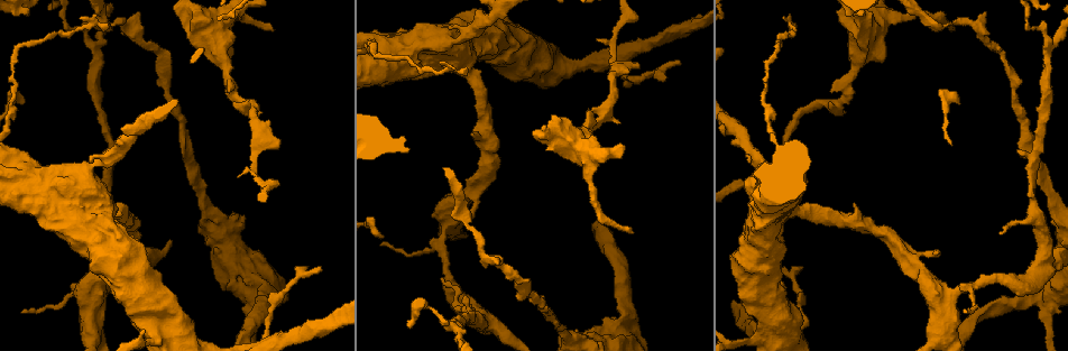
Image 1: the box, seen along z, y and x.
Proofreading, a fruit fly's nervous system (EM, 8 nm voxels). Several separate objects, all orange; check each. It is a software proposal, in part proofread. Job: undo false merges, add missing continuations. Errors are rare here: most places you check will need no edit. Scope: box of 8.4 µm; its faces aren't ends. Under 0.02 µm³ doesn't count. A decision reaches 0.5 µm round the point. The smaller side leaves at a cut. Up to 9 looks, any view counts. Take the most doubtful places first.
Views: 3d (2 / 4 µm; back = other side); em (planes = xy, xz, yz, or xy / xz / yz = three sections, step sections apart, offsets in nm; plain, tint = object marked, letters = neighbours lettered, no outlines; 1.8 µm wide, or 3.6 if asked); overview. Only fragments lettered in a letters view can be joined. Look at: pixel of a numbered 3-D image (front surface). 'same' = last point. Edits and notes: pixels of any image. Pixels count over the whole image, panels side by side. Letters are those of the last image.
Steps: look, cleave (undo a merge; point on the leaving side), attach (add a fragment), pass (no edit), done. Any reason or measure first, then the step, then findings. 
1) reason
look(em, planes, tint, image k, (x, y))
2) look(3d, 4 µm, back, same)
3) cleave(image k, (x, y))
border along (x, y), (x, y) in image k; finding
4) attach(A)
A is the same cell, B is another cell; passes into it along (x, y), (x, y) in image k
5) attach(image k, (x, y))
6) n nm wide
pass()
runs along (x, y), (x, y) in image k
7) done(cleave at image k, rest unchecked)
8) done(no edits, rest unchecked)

look(3d, 2 µm, image 1, (631, 232))

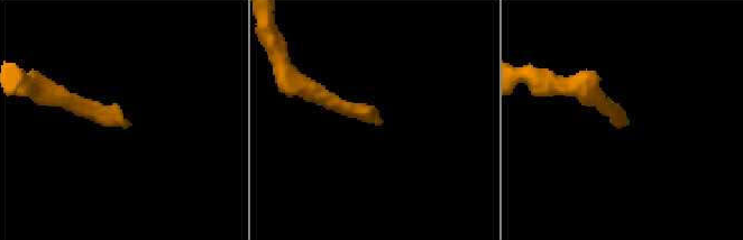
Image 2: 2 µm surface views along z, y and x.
look(em, planes, letters, image 2, (377, 121))

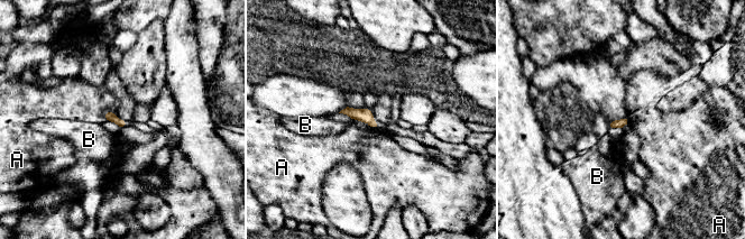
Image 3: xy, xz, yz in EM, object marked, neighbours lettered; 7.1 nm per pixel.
pass()
A and B are other cells; border along (116, 112), (107, 110), (101, 116) in image 3; no lettered fragment goes on from it

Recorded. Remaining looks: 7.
sudden change in width
look(3d, 4 µm, image 1, (1055, 301))

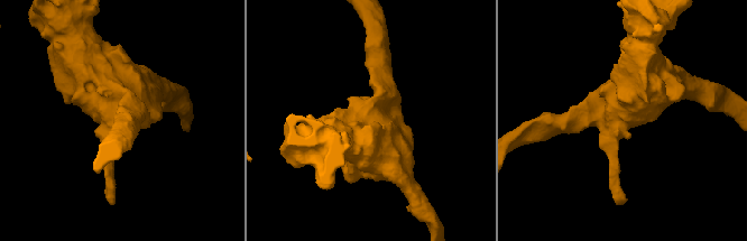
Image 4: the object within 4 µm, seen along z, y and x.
look(em, planes, letters, image 4, (109, 120))

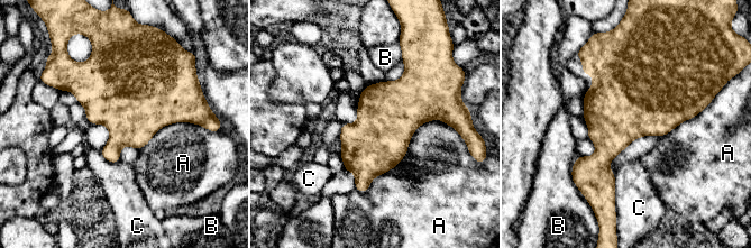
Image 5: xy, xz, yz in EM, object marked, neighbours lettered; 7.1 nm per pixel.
460 nm wide
pass()
A, B and C are other cells; border along (452, 127), (423, 122), (355, 190) in image 5; continuous, no second neuron

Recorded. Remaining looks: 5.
thick turns thin
look(em, planes, plain, image 1, (94, 206))

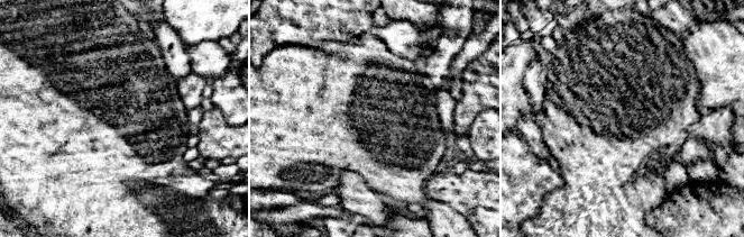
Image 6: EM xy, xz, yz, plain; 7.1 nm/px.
look(em, planes, letters, same)

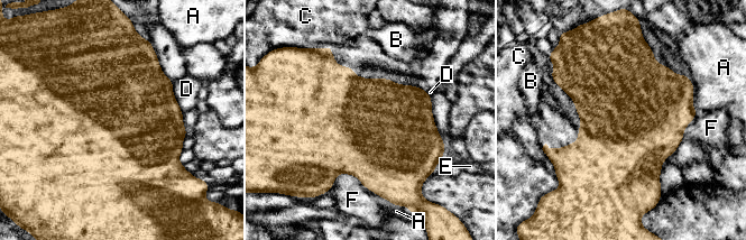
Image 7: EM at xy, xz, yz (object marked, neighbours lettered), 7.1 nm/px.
pass()
A, B, C, D, E and F are other cells; border along (331, 186), (351, 174), (380, 196) in image 7; continuous, no second neuron

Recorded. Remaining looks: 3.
branch stops here
look(em, planes, letters, image 1, (884, 58))

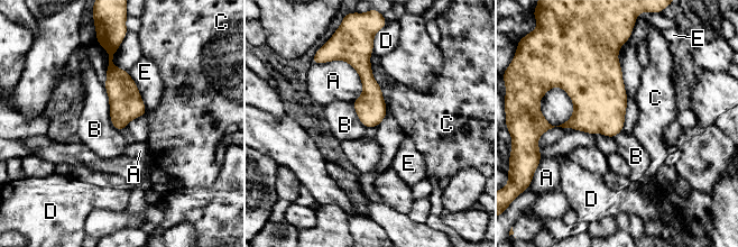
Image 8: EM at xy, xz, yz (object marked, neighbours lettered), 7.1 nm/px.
pass()
A, B, C, D and E are other cells; border along (103, 85), (110, 122), (119, 131) in image 8; no lettered fragment goes on from it

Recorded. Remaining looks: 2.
done(no edits, rest unchecked)

